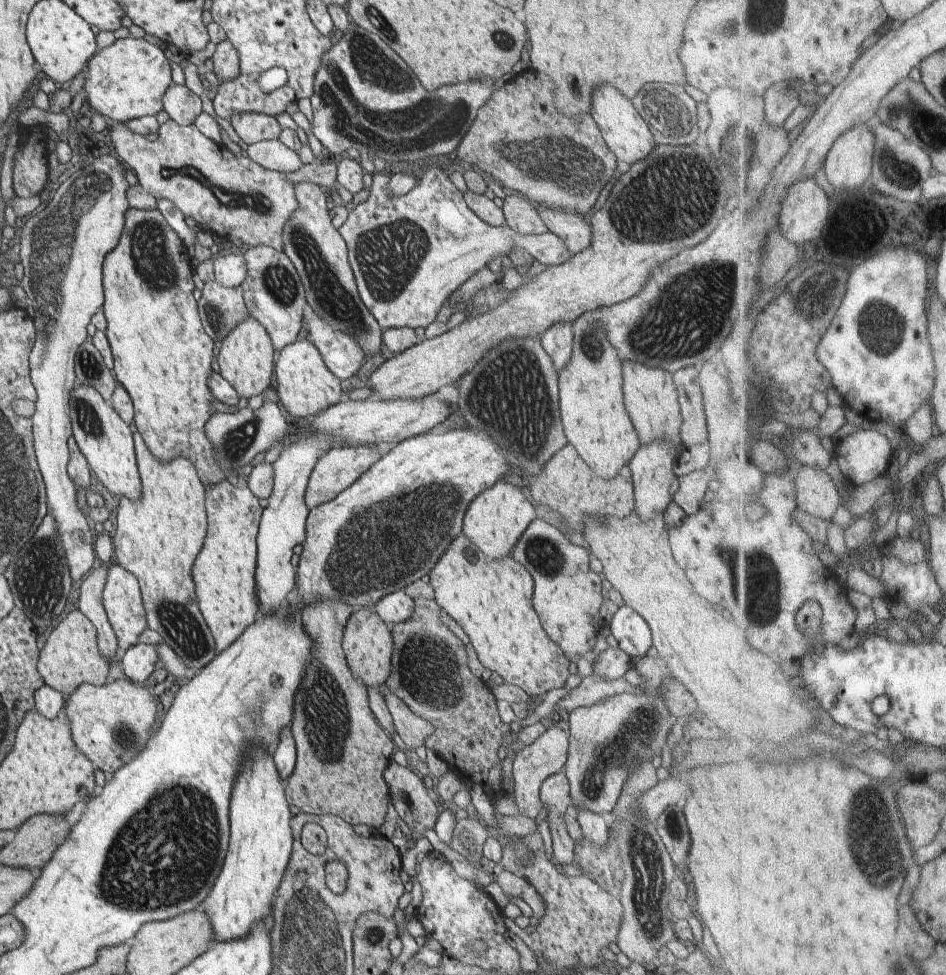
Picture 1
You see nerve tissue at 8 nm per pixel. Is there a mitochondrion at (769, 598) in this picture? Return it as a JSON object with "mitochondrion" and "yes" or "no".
{"mitochondrion":"yes"}

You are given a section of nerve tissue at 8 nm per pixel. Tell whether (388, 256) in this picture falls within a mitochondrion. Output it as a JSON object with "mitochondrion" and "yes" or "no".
{"mitochondrion":"yes"}

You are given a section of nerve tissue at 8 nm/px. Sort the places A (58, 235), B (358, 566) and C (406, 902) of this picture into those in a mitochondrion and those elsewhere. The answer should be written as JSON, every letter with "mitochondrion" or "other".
{"A":"mitochondrion","B":"mitochondrion","C":"other"}

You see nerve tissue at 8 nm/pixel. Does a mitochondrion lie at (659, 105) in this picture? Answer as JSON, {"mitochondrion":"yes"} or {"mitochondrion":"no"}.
{"mitochondrion":"yes"}

